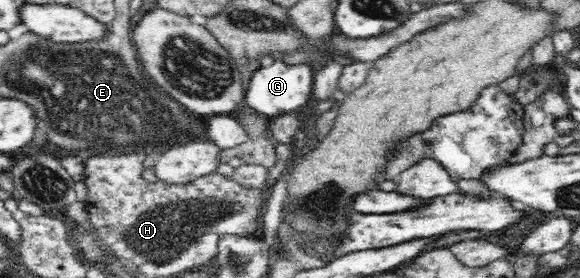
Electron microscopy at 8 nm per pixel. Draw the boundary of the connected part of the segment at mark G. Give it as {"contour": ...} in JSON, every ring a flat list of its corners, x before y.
{"contour":[[281,60,266,62,264,66,253,72,253,78,245,96,247,105,258,113,272,118,290,113,309,102,313,79,313,69,306,64,289,65]]}

